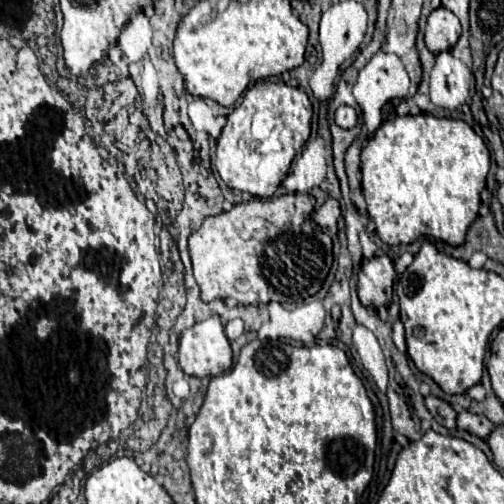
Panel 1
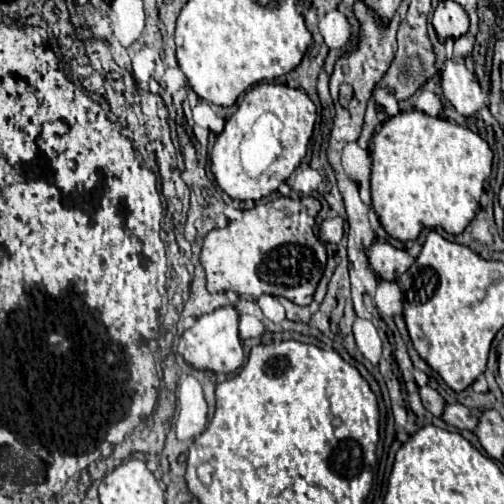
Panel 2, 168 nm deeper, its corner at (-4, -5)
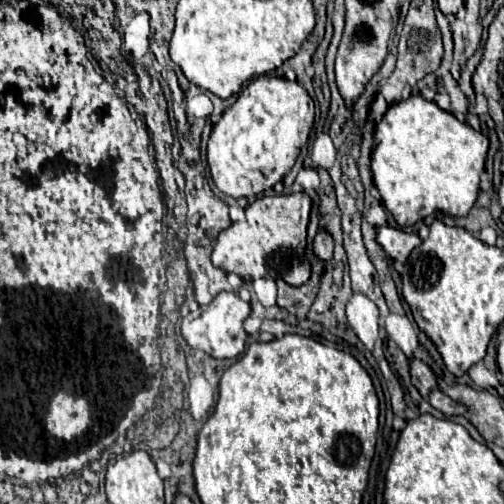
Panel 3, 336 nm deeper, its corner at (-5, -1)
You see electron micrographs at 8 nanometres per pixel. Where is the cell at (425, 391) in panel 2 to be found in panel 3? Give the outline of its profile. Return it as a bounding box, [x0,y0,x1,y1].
[411,358,437,396]

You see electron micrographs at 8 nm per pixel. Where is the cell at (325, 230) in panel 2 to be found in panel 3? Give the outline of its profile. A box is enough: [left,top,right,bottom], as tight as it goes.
[313,230,333,262]

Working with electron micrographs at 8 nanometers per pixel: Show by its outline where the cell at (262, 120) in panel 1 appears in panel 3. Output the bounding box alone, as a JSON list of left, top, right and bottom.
[207,76,315,198]

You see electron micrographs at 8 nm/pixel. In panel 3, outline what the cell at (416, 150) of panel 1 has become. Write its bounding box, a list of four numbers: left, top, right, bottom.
[371,96,489,226]

